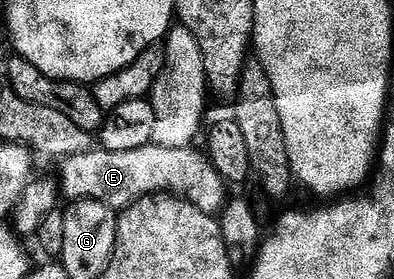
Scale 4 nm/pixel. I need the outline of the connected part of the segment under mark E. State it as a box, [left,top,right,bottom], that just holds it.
[60,147,230,217]

